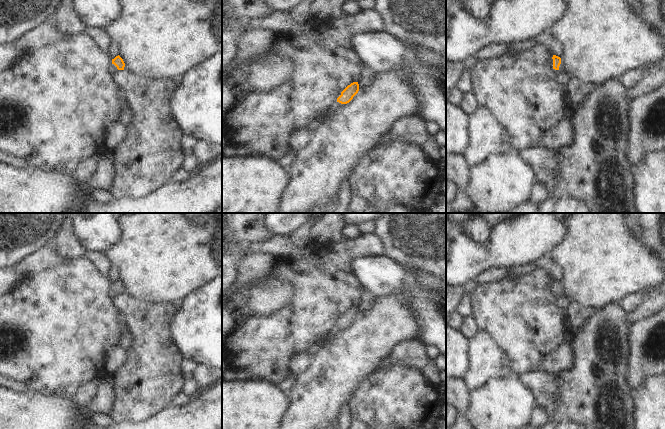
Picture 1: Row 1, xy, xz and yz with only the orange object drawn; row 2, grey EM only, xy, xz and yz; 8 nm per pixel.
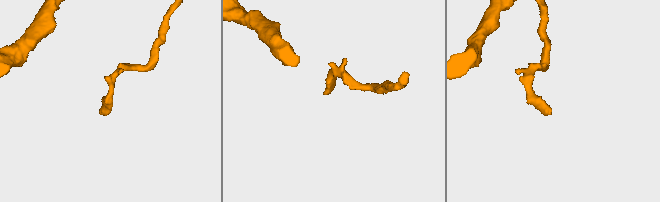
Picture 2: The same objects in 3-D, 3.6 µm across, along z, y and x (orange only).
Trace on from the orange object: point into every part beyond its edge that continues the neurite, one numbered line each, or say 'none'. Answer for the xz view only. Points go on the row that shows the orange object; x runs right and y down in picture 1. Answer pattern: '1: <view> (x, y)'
1: xz (336, 106)

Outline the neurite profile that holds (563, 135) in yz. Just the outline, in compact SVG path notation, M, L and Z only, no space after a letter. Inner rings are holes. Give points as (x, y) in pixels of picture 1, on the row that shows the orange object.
M572 118L563 119L562 122L545 137L543 147L559 151L564 147L572 145L574 139L575 130Z

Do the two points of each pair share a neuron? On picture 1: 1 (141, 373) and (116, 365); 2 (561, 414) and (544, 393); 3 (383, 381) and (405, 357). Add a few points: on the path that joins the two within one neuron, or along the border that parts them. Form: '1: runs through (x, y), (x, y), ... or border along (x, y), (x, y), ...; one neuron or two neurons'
1: border along (126, 350), (125, 364), (113, 375); two neurons
2: border along (559, 386), (558, 409), (549, 417); two neurons
3: border along (383, 365), (404, 364), (414, 368), (420, 374); two neurons

